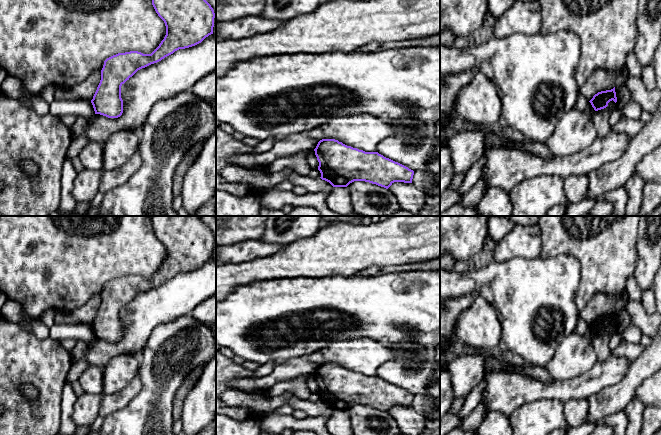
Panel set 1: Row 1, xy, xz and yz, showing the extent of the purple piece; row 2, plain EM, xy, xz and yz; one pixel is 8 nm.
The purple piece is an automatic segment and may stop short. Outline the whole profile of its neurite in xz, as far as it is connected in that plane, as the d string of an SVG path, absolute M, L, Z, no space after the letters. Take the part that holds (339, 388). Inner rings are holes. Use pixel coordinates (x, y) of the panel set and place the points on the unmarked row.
M322 363L314 373L321 403L333 411L365 405L388 413L394 406L412 407L414 395L384 381L365 376L335 363Z

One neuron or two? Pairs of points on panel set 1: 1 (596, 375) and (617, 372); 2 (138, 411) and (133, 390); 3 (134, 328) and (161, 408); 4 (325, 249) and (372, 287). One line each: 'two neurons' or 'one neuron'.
1: one neuron
2: two neurons
3: two neurons
4: two neurons

